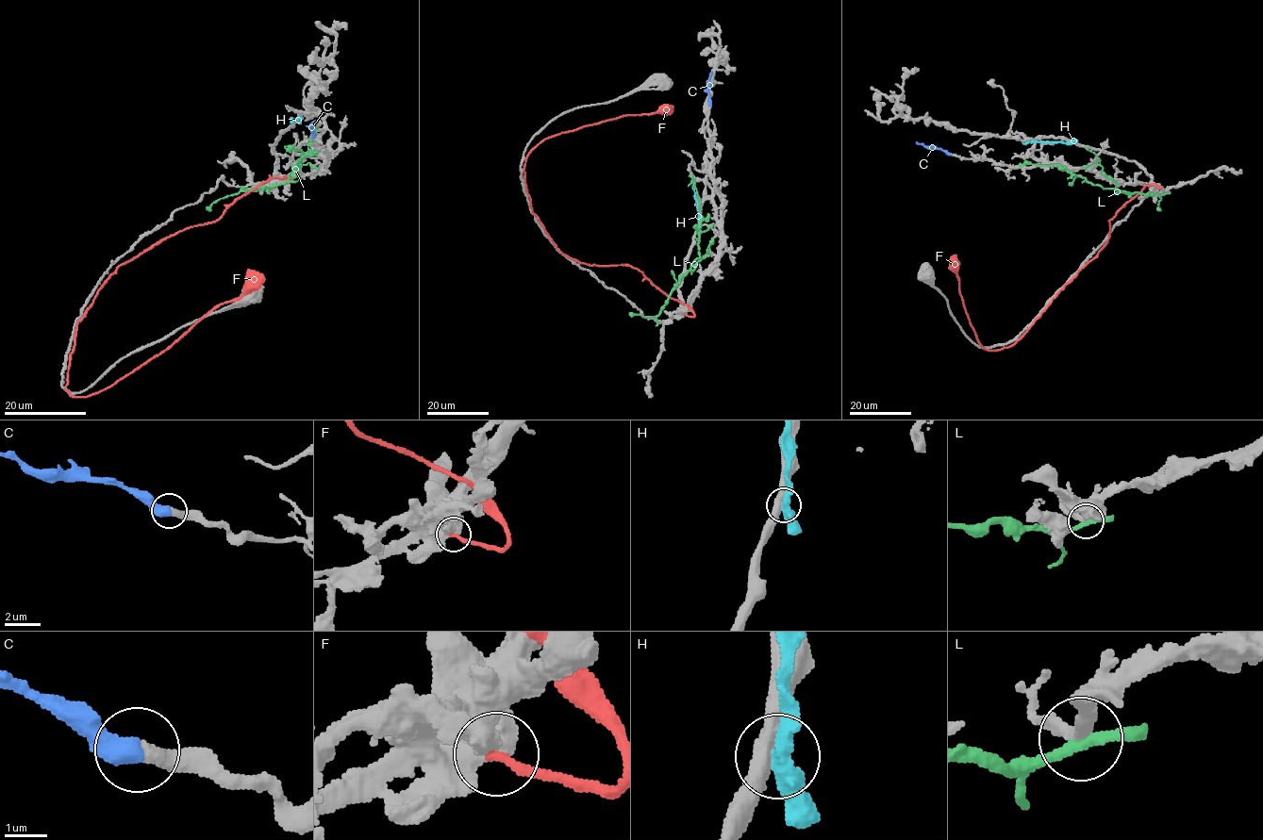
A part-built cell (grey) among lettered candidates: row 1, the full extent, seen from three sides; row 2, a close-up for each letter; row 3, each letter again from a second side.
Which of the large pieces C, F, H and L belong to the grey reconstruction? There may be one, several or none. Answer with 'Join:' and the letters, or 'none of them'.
Join: C

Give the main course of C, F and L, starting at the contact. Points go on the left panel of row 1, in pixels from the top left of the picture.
C: (314, 136), (310, 127), (316, 121)
F: (280, 179), (292, 181), (259, 183), (214, 221), (117, 268), (77, 324), (66, 389), (106, 389), (263, 276)
L: (243, 188), (265, 188), (300, 179), (297, 163), (302, 150), (286, 149)

